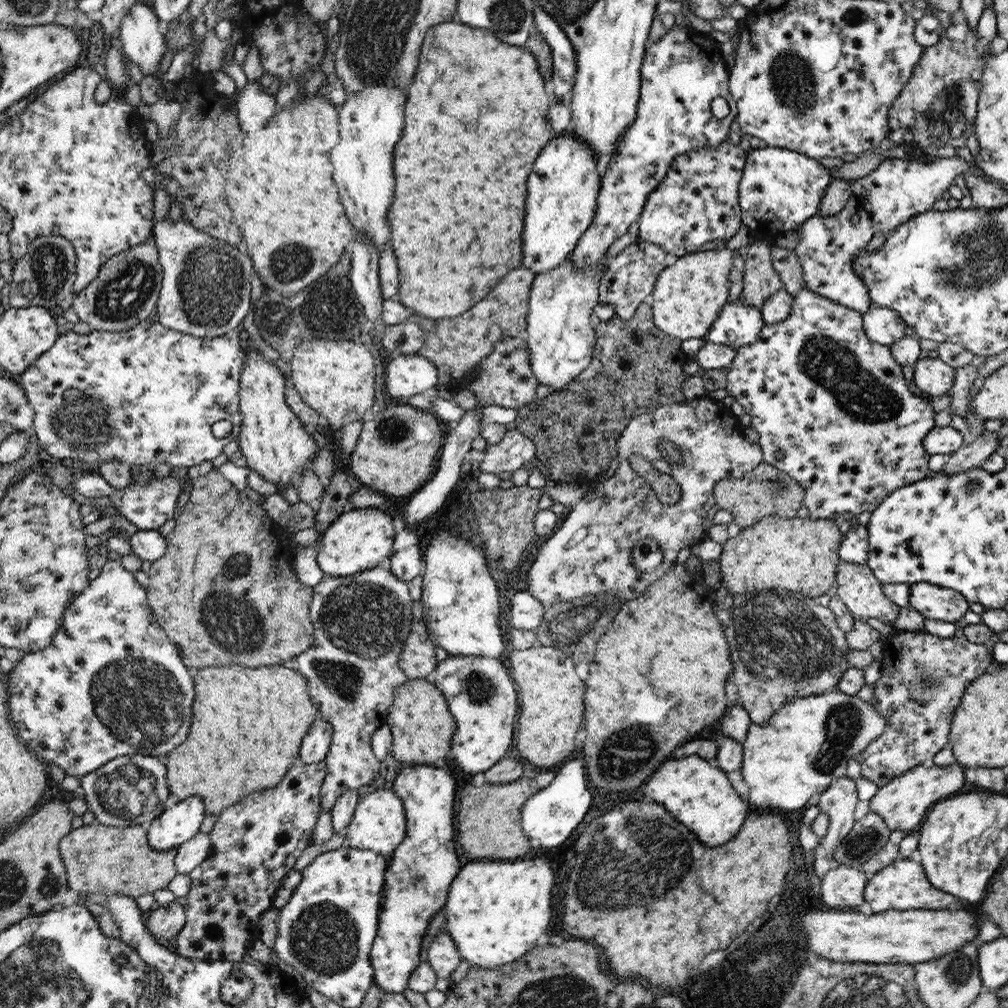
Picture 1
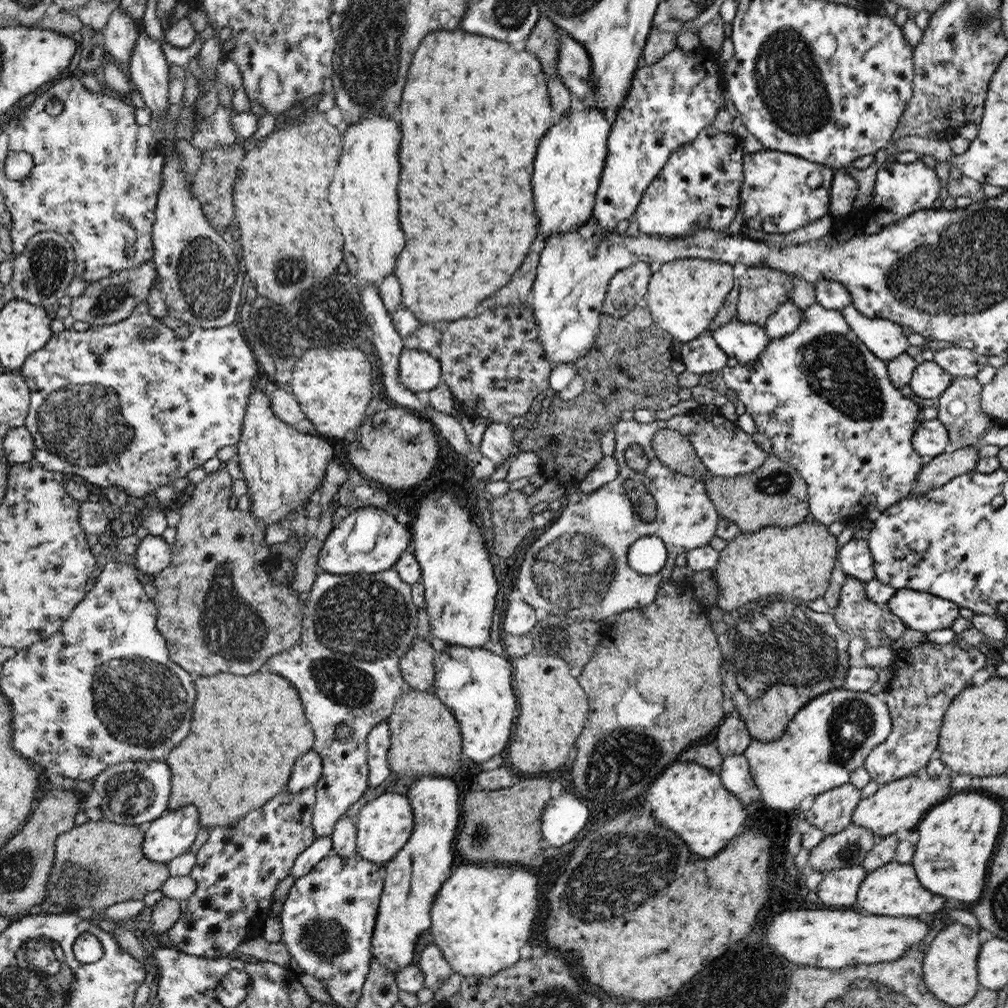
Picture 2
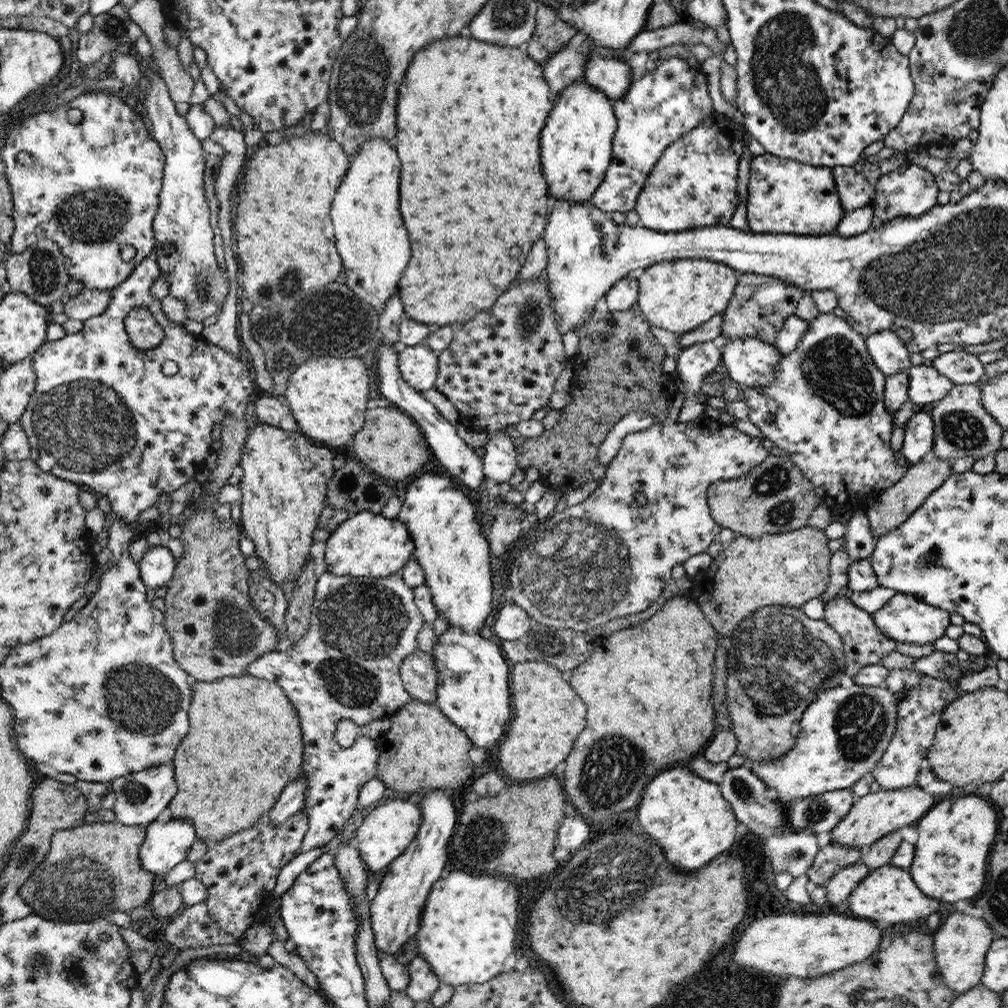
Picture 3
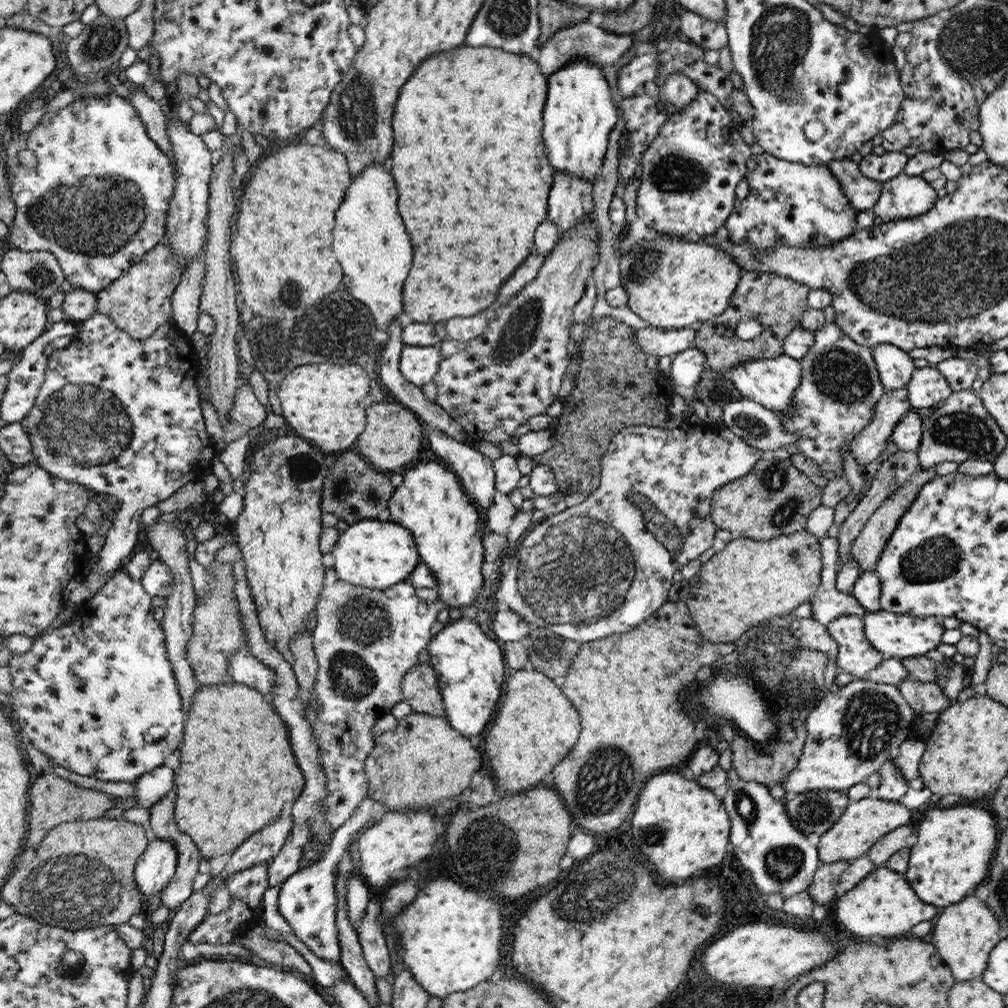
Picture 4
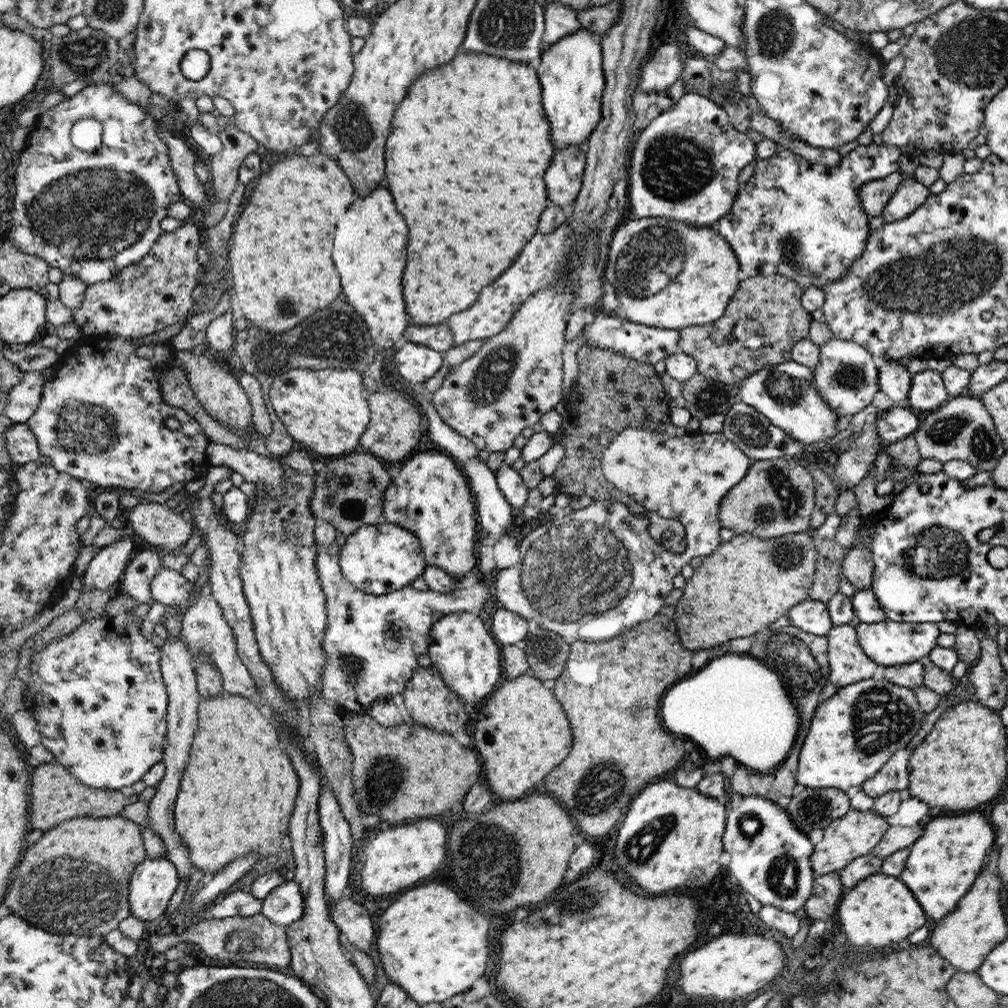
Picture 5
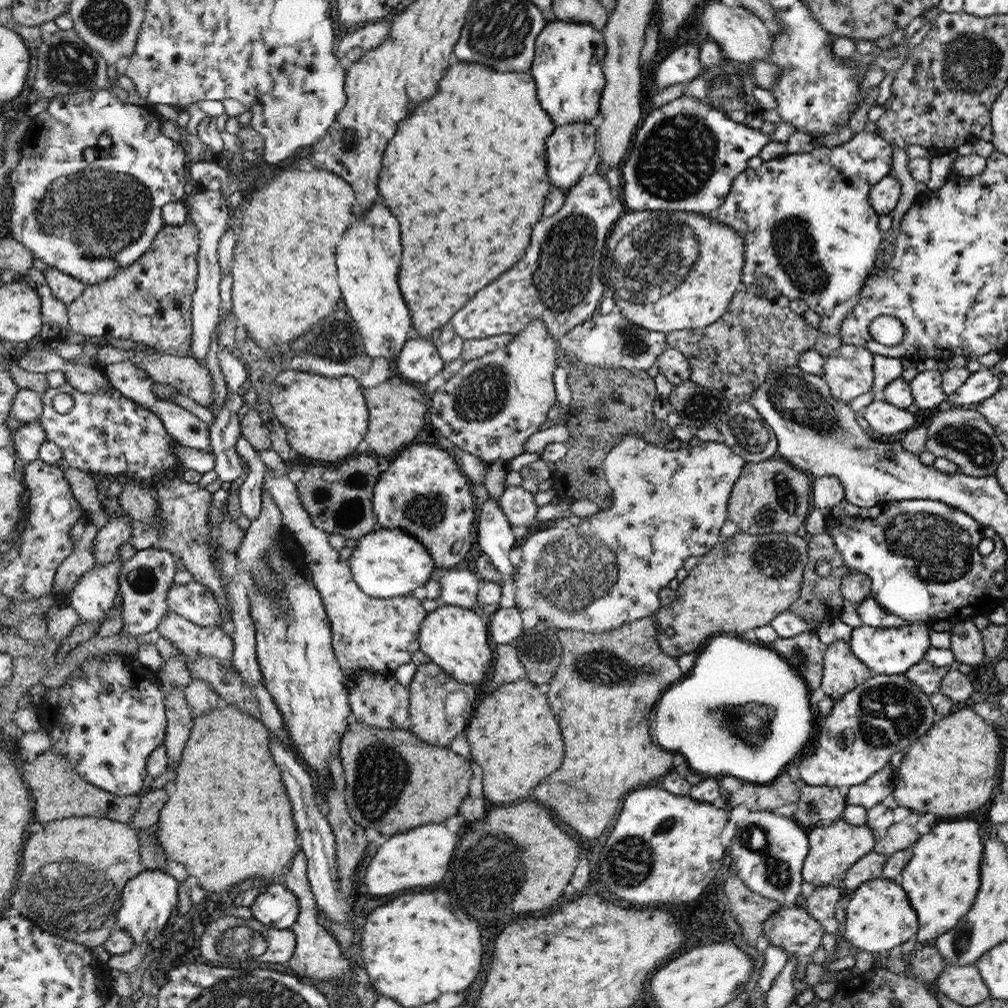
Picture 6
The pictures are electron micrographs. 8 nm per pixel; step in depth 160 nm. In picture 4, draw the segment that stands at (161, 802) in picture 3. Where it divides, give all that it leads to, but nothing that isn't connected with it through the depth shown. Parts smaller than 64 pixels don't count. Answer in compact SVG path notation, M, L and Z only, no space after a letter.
M160 766L134 782L134 798L140 808L152 810L176 786L176 772L170 766Z

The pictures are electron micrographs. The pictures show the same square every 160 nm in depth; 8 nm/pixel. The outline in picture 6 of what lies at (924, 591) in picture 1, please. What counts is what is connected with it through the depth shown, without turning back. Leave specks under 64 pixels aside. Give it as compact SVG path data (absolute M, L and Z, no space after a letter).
M931 622L907 623L898 628L878 628L863 624L854 628L849 642L853 653L869 667L873 674L897 675L905 673L914 665L923 663L925 654L932 646L931 627Z

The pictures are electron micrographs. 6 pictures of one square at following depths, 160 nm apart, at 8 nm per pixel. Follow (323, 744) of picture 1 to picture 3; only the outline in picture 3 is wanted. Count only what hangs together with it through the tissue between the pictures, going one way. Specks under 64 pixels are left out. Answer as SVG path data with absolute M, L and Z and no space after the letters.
M302 774L286 786L277 800L277 804L273 806L272 810L269 810L265 817L272 822L273 826L281 826L285 820L289 820L297 812L303 810L308 781Z

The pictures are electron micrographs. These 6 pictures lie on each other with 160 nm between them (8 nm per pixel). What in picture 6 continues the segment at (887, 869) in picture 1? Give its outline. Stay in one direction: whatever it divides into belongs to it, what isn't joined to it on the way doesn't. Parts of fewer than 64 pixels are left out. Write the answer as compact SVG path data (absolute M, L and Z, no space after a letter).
M886 878L872 879L848 895L846 922L841 927L841 935L854 947L868 953L886 954L917 937L916 912L910 906L900 882Z

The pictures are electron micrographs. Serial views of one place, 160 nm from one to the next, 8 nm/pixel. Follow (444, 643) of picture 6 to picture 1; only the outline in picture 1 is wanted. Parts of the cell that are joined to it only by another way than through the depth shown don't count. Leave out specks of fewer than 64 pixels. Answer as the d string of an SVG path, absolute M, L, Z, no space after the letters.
M449 655L437 666L435 677L431 680L443 691L449 709L457 721L457 732L453 737L455 768L462 768L470 774L485 773L506 754L514 738L514 722L518 718L518 697L514 684L508 676L506 666L498 658L483 656Z

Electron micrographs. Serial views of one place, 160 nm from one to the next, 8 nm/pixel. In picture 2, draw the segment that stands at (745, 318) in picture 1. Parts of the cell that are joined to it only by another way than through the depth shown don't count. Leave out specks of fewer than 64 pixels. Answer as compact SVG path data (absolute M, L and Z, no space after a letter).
M734 315L724 326L710 332L717 345L739 364L752 365L764 352L771 339L764 326L742 322Z

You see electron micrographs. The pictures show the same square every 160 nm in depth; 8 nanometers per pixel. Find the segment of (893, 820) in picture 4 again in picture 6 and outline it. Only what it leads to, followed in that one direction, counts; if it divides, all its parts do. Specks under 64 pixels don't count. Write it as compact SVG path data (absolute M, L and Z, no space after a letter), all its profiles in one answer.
M842 818L834 821L830 826L815 827L808 833L811 849L804 862L803 877L806 882L816 887L829 884L828 878L842 874L852 868L865 854L873 852L878 836L873 833L872 827L862 824L854 826Z

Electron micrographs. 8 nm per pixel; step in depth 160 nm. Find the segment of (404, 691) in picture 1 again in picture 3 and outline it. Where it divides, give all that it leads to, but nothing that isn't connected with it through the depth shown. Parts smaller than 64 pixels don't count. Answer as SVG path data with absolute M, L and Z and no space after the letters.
M411 700L408 704L401 706L390 719L391 727L377 740L380 756L377 761L376 775L387 788L394 792L408 792L408 794L421 790L449 791L462 786L472 776L474 766L468 756L472 742L468 740L469 736L441 710L441 707L434 703Z

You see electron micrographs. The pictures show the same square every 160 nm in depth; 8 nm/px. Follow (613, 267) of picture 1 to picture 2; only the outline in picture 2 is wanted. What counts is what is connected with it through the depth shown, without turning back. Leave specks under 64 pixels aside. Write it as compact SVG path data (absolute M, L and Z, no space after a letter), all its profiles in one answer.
M636 263L629 269L621 270L609 282L608 296L605 300L606 312L613 317L623 317L637 308L638 302L645 298L647 286L651 277L650 263Z

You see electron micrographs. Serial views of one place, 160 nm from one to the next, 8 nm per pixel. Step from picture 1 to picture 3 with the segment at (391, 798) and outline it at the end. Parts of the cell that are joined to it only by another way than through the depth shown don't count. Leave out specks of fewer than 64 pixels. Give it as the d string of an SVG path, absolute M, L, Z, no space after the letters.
M403 800L392 802L380 802L372 810L368 811L366 820L358 828L358 836L354 838L356 849L364 862L368 863L368 872L387 872L393 861L396 861L402 853L412 844L417 837L418 829L422 824L421 807Z

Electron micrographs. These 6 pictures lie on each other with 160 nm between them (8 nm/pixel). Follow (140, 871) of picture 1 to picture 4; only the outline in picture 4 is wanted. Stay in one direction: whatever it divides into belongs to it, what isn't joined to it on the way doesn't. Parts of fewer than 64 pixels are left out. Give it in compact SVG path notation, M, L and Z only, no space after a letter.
M102 817L61 824L50 832L26 870L13 871L2 898L15 906L18 913L68 930L124 924L143 913L144 894L136 870L150 843L144 826L128 820Z

